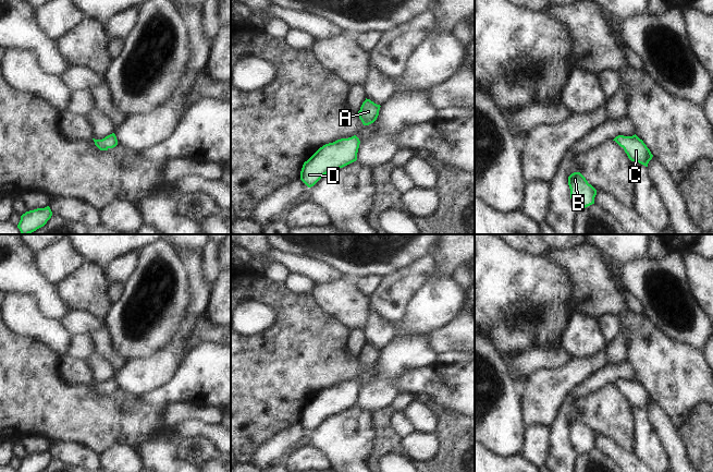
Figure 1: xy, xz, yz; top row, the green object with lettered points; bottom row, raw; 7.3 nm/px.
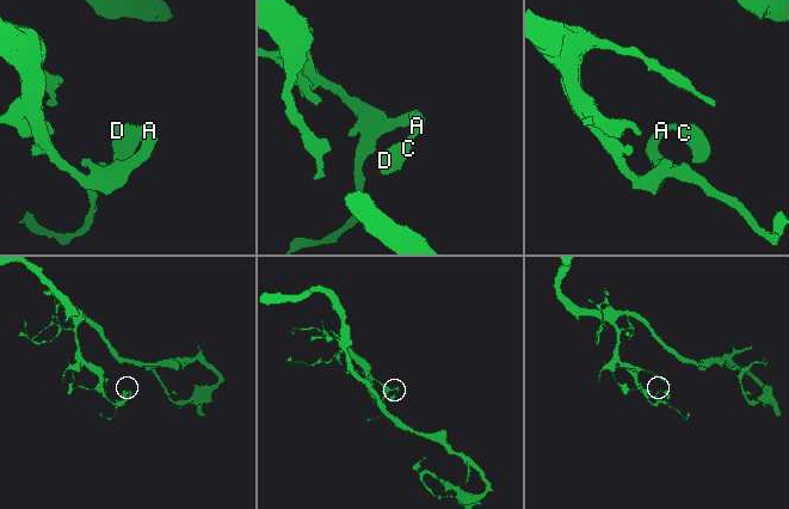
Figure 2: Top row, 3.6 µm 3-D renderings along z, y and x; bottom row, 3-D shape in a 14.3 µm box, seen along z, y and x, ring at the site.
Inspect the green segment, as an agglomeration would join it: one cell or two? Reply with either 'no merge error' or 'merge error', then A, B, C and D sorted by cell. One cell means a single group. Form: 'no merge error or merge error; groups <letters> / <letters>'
no merge error; groups A B C D

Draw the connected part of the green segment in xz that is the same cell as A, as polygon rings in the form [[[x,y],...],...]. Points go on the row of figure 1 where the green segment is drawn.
[[[366,98],[360,107],[360,110],[358,111],[358,117],[364,125],[369,125],[377,120],[380,107],[380,105],[377,105],[370,99]]]

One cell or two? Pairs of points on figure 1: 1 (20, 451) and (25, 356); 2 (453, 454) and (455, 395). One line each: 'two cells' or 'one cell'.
1: two cells
2: two cells

